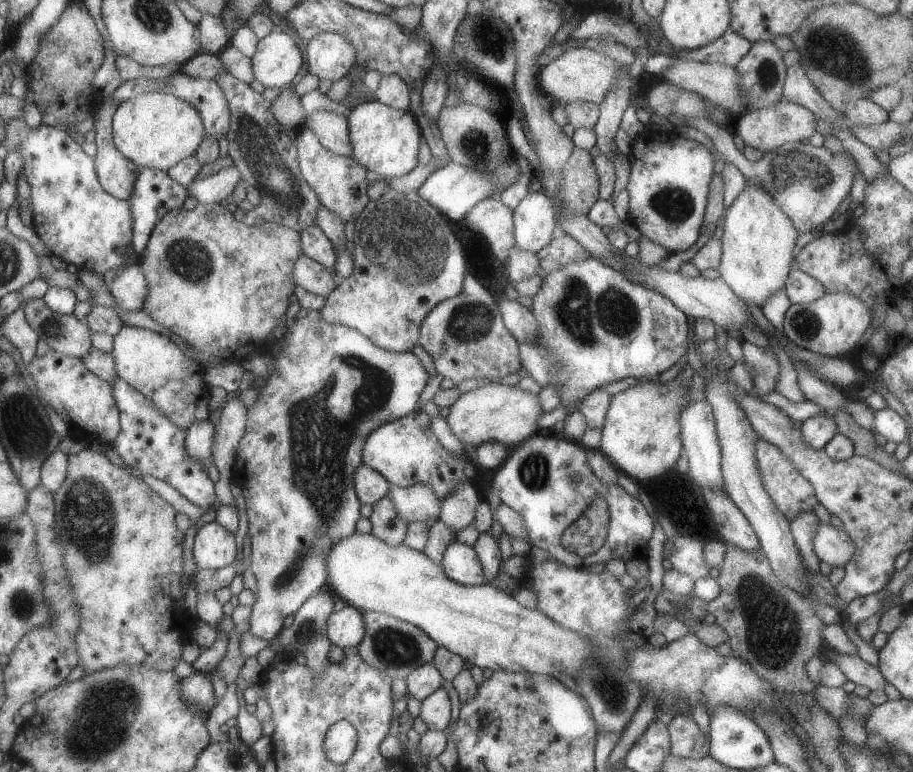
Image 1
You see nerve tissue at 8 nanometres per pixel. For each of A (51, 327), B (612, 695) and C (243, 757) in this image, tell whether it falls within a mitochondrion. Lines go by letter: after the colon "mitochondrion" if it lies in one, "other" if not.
A: mitochondrion
B: mitochondrion
C: other

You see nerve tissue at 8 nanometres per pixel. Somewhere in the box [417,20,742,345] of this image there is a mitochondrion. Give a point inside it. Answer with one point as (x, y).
(674, 205)

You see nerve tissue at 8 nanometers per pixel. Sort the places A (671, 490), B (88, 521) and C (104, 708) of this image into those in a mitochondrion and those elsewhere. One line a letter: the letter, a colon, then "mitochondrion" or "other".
A: other
B: mitochondrion
C: mitochondrion

